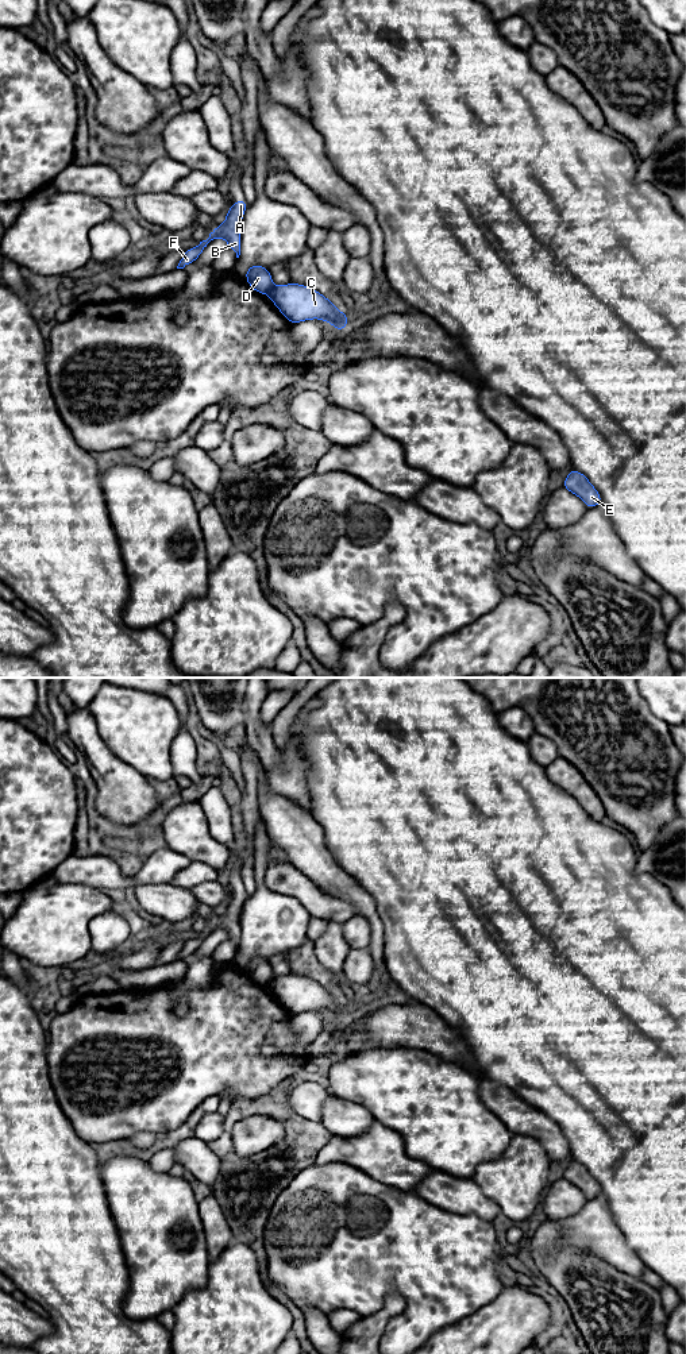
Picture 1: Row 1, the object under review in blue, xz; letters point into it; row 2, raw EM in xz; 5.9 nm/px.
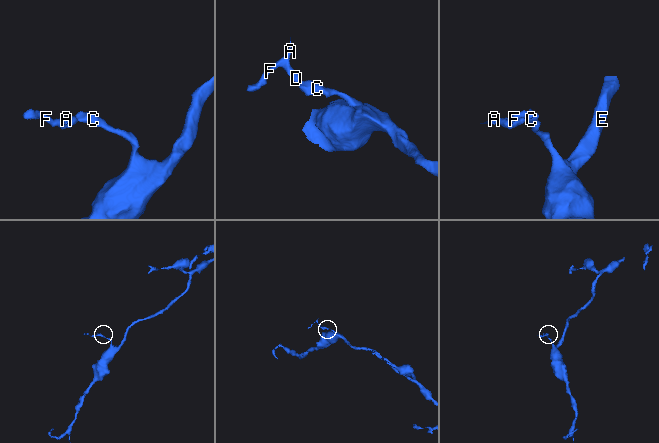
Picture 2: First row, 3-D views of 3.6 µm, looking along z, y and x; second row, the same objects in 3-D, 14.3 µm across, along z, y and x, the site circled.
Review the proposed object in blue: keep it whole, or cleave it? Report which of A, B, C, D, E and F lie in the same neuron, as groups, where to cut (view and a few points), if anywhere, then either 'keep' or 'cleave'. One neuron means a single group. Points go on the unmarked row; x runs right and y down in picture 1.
A B D F / C E | xz (274, 979), (266, 984) | cleave

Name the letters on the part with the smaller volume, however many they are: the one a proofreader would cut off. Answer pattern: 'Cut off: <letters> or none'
Cut off: A, B, D, F

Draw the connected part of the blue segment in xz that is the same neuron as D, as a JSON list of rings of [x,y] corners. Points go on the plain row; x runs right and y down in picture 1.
[[[254,956],[247,960],[244,968],[248,976],[258,984],[267,985],[271,980],[274,980],[271,965],[266,958]]]

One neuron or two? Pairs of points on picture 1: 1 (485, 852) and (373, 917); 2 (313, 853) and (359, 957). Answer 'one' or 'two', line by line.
1: two
2: two

